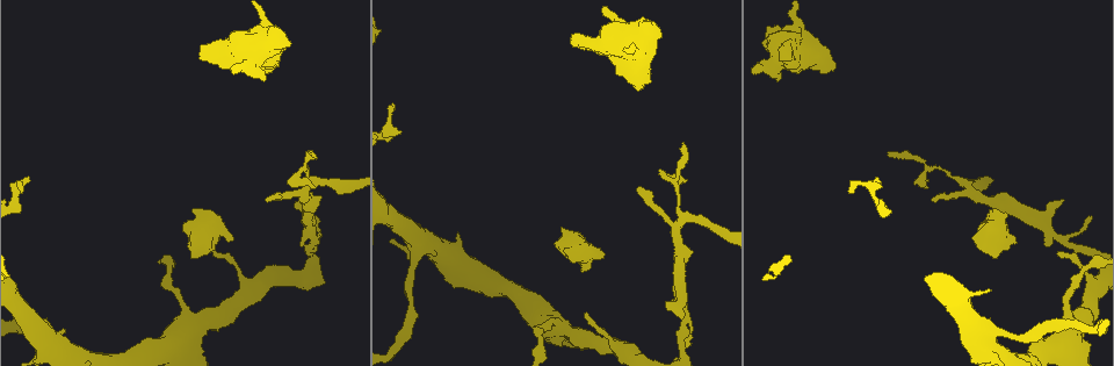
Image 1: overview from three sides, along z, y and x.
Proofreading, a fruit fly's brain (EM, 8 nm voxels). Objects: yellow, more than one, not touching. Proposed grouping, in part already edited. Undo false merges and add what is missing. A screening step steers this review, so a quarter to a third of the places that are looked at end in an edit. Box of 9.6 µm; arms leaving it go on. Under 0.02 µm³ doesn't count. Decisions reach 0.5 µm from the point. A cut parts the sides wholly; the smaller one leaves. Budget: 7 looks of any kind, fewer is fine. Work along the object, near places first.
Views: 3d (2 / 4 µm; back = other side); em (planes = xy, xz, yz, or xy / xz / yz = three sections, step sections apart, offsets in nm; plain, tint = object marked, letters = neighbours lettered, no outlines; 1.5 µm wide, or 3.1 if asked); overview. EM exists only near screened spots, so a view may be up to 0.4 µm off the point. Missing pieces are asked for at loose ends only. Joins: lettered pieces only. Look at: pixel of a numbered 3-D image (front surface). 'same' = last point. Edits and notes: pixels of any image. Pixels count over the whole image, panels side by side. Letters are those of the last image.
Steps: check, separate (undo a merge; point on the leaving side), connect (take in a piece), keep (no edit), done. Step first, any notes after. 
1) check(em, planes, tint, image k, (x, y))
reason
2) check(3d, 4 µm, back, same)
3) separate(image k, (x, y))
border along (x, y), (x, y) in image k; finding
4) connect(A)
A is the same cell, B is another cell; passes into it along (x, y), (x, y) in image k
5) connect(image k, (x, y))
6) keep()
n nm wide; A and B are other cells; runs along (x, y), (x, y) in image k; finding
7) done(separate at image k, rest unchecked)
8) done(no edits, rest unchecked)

check(3d, 2 µm, image 1, (314, 184))
looks like a crossing

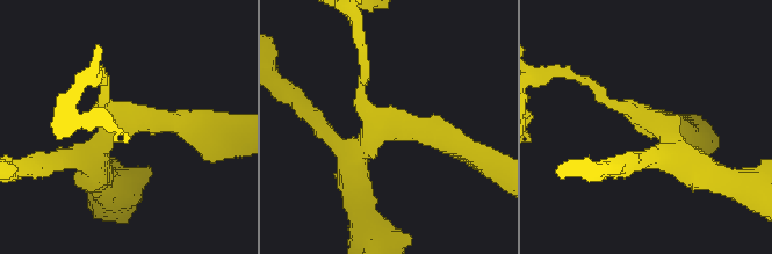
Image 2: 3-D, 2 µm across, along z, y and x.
check(em, planes, tint, image 2, (651, 121))
4 arms

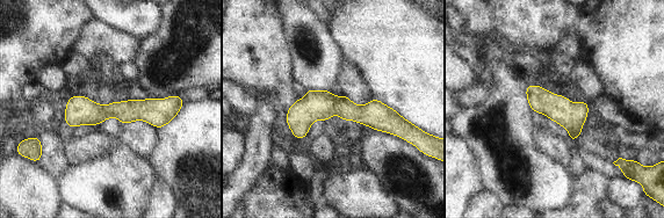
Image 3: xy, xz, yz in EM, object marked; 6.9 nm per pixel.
check(em, planes, letters, same)

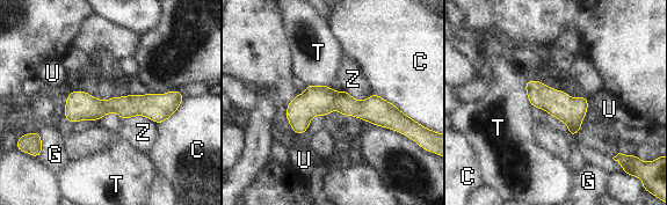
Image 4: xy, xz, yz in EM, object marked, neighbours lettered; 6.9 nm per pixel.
keep()
C, G, T, U and Z are other cells; border along (526, 80), (526, 95), (531, 107) in image 4; one neuron here

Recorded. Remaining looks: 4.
check(3d, 4 µm, image 1, (991, 256))
thick end

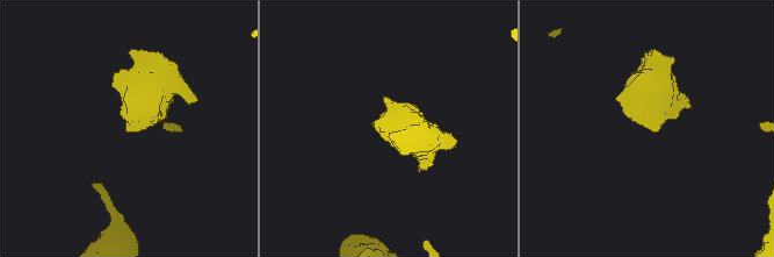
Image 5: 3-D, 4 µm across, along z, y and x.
check(em, planes, letters, image 5, (126, 131))

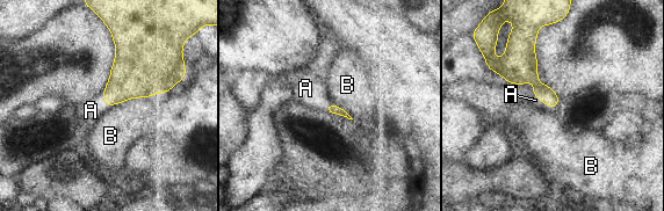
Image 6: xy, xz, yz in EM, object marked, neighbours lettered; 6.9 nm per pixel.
connect(A)
A is the same cell, B is another cell; passes into it along (131, 77), (103, 100), (91, 110) in image 6; it goes on there

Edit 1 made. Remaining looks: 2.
check(em, planes, plain, image 1, (201, 45))
an open end

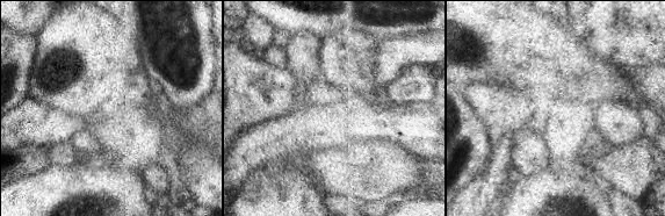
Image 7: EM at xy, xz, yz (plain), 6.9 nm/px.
check(em, planes, letters, same)

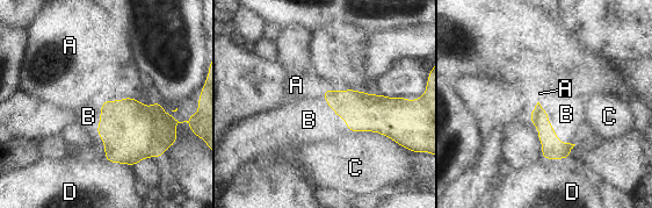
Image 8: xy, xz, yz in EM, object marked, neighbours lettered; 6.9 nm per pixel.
connect(B)
B is the same cell, A, C and D are other cells; passes into it along (552, 149), (553, 129), (566, 114) in image 8; the neuron continues

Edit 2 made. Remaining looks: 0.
done(connect at image 6, connect at image 8, rest unchecked)

